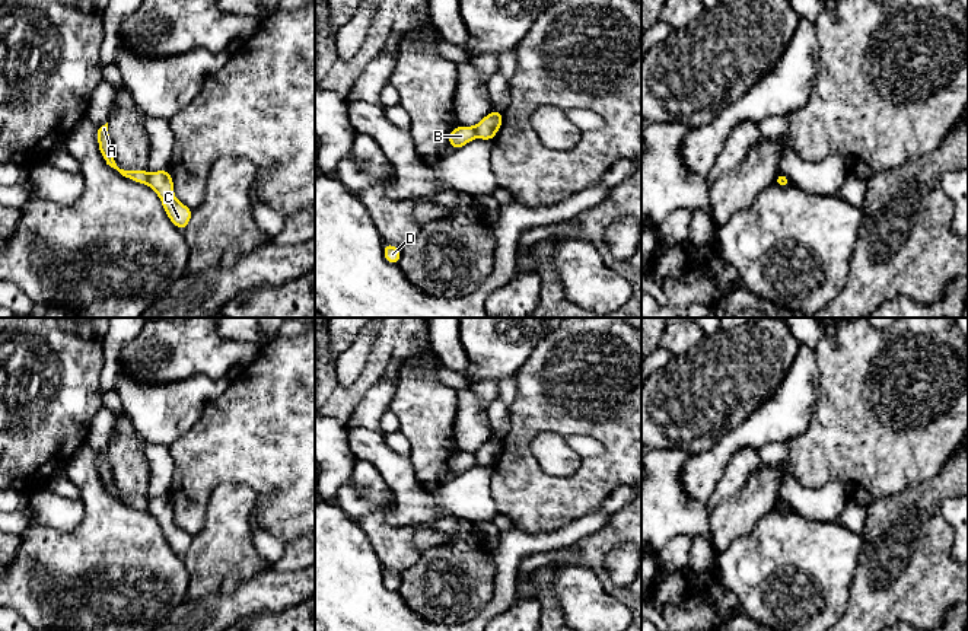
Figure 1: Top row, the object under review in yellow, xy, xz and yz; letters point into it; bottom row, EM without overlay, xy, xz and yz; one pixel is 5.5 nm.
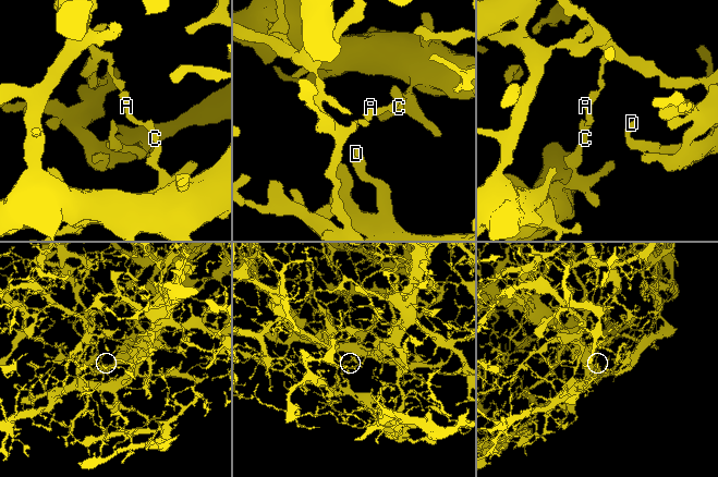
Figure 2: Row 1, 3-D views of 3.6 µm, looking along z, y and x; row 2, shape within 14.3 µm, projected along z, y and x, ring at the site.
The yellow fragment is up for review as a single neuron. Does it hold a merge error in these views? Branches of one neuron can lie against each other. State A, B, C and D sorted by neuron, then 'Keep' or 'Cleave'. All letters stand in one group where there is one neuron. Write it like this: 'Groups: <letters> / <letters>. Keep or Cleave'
Groups: A B / C D. Cleave

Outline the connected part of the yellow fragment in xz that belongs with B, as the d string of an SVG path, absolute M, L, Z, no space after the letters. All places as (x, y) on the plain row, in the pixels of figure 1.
M461 452L453 455L448 460L448 468L453 474L453 477L464 474L467 469L472 468L475 465L475 455L474 453L467 453Z

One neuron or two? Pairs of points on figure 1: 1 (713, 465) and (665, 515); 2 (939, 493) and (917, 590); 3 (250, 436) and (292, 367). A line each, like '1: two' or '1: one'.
1: two
2: one
3: one

